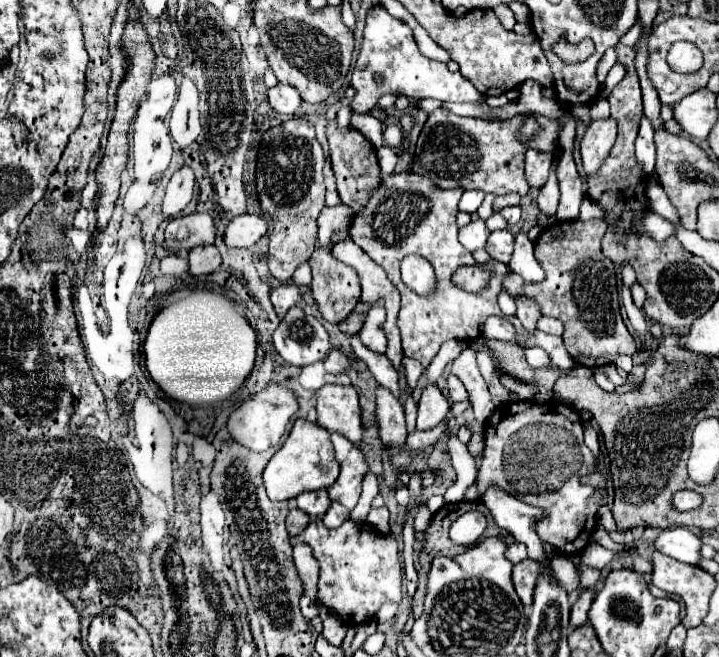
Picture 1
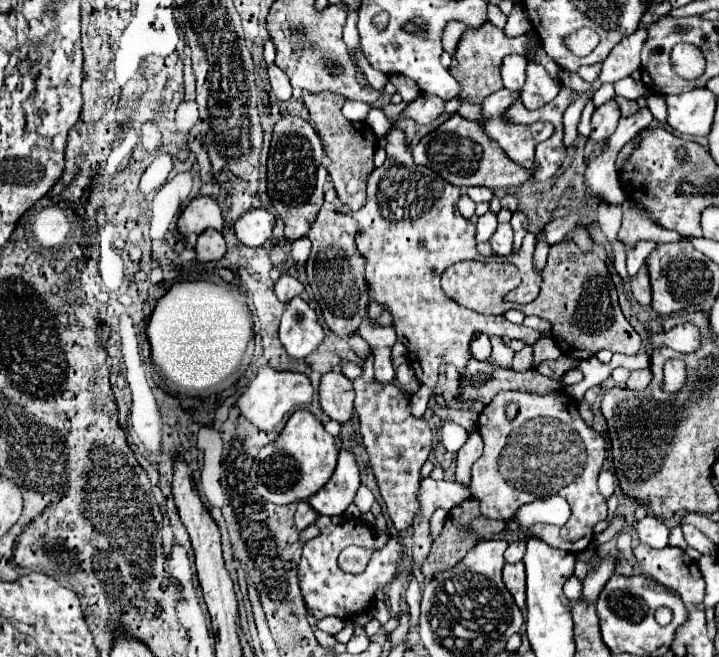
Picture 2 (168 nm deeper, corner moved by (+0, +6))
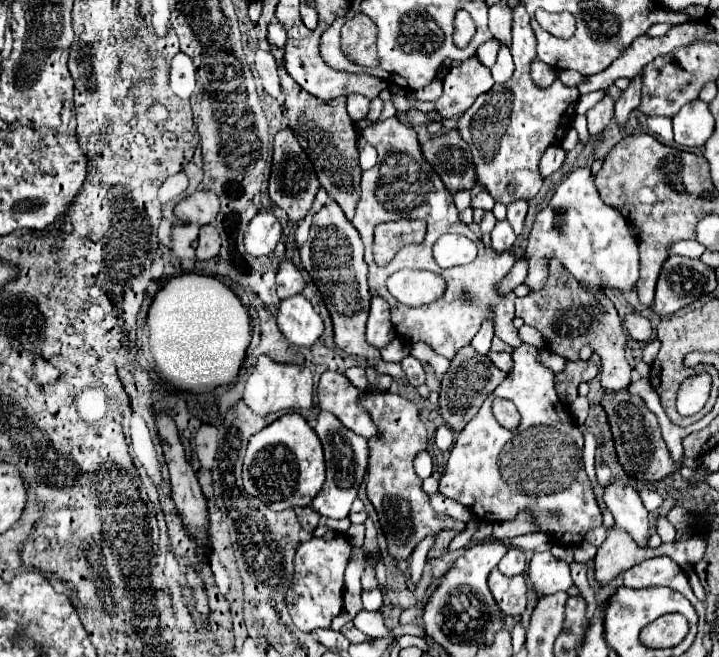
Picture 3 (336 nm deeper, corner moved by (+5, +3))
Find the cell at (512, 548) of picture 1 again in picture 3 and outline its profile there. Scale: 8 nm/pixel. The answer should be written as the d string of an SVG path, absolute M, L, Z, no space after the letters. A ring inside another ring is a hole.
M510 547L508 553L502 557L502 561L498 563L498 569L508 577L522 575L526 571L526 555L524 555L524 551L516 549L516 547Z

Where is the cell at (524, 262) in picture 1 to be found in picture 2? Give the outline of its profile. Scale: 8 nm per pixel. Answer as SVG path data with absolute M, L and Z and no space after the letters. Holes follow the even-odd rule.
M517 210L517 212L513 214L513 218L511 218L511 226L513 226L513 230L515 230L515 246L513 246L513 250L519 250L521 240L523 240L523 236L527 234L527 216Z

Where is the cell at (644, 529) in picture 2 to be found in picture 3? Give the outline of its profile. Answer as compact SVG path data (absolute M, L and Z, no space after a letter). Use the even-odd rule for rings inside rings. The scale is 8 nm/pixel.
M612 483L604 489L604 501L616 519L616 527L622 527L636 545L646 547L650 537L650 519L638 491L630 483Z

